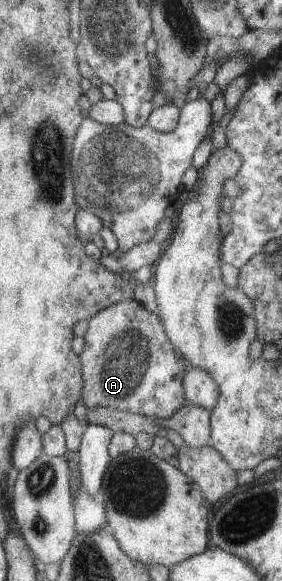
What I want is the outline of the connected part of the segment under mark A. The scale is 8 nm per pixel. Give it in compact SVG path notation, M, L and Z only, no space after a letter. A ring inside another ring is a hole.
M124 300L107 306L87 320L83 349L79 354L85 408L110 408L166 420L186 404L182 378L187 363L174 352L157 315L148 312L136 300ZM146 362L170 362L170 394L158 394L158 374L146 370Z

